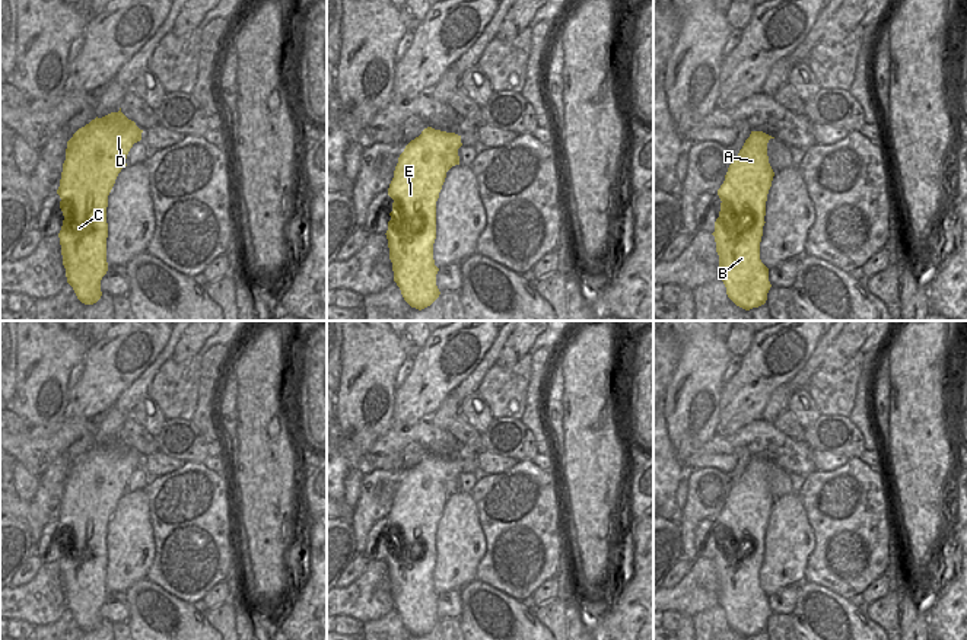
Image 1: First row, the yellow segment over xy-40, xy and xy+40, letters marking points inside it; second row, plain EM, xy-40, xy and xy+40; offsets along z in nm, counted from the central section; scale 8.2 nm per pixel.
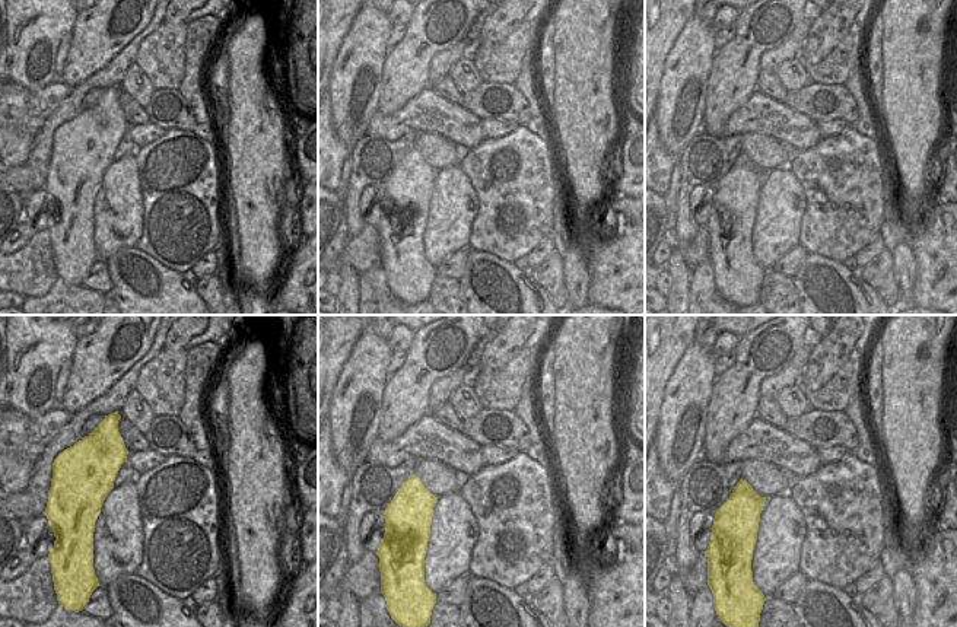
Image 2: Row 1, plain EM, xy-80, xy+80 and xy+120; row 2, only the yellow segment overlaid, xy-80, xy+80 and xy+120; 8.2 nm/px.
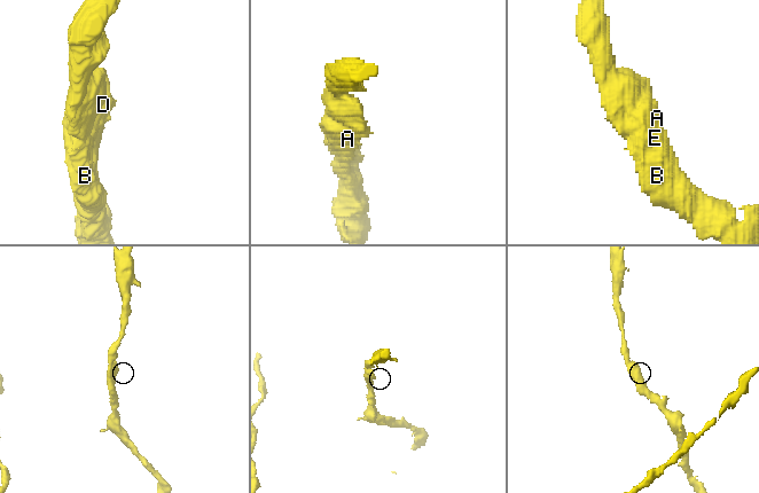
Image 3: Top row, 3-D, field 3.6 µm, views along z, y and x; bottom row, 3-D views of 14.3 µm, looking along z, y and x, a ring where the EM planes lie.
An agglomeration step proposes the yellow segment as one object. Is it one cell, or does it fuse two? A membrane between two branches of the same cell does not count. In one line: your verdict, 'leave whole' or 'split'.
leave whole

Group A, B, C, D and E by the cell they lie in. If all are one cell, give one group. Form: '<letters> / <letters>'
A B C D E

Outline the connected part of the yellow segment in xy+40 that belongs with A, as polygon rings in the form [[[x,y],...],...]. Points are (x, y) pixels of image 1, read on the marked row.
[[[751,131],[738,156],[731,162],[725,181],[718,190],[722,203],[712,235],[719,255],[719,277],[726,287],[728,297],[745,311],[764,305],[772,287],[769,268],[760,259],[766,201],[774,176],[767,156],[770,138],[774,137],[763,131]]]

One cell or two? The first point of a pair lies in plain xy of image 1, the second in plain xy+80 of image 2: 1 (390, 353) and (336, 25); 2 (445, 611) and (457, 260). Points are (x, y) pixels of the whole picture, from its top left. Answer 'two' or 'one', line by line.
1: two
2: one

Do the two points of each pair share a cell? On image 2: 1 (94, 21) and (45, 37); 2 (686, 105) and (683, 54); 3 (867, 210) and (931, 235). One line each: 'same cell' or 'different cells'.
1: different cells
2: same cell
3: different cells

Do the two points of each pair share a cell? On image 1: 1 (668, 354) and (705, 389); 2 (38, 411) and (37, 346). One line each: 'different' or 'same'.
1: different
2: same

